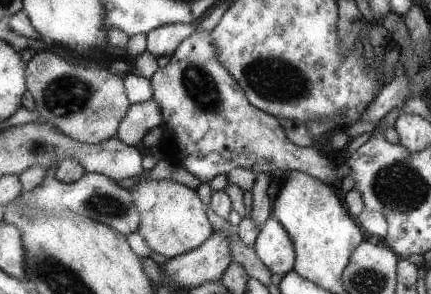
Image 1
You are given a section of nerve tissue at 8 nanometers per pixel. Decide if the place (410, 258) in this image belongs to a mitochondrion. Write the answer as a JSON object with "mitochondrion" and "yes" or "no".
{"mitochondrion":"no"}

